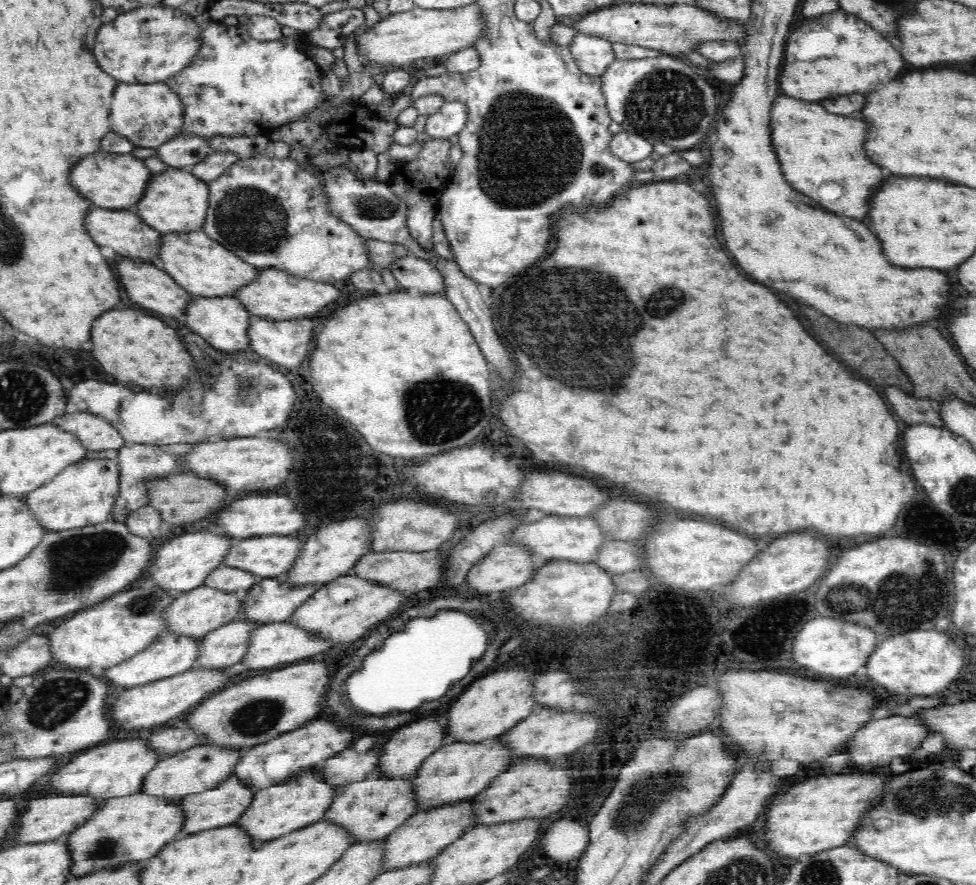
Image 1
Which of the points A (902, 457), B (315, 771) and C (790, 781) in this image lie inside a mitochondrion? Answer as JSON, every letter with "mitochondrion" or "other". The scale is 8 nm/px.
{"A":"other","B":"other","C":"other"}

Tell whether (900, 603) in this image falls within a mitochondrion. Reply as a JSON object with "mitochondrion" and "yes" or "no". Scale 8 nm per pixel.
{"mitochondrion":"yes"}

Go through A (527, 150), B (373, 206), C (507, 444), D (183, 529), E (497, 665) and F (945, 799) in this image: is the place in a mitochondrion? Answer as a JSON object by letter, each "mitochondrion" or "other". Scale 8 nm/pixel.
{"A":"mitochondrion","B":"mitochondrion","C":"other","D":"other","E":"other","F":"mitochondrion"}

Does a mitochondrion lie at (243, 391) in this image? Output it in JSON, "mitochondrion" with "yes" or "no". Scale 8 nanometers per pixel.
{"mitochondrion":"yes"}

